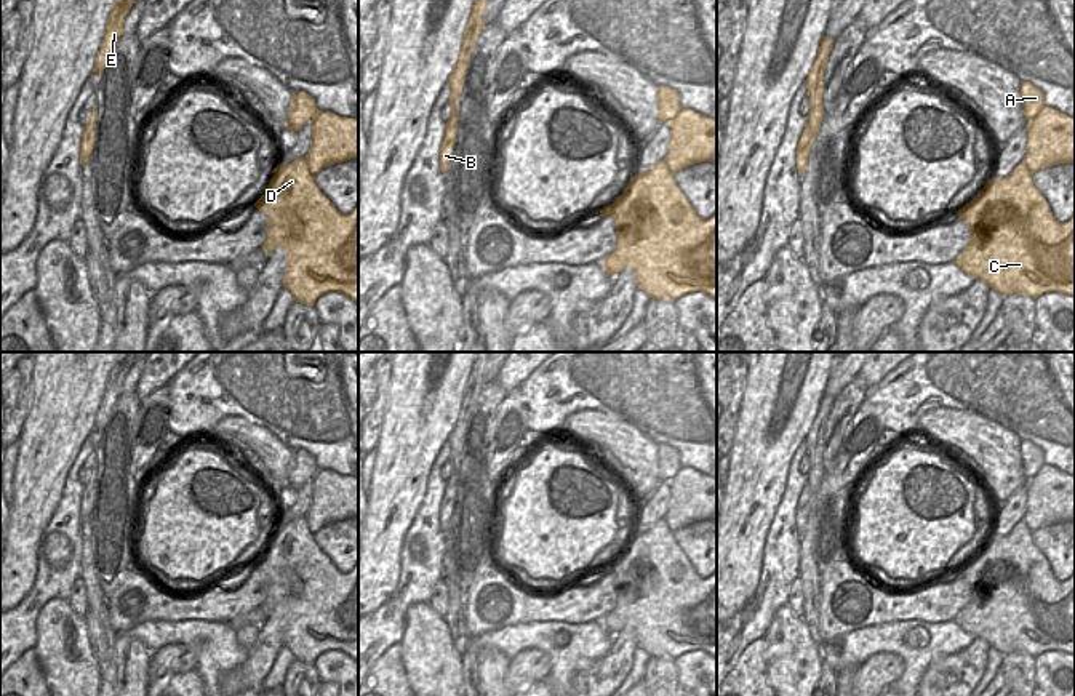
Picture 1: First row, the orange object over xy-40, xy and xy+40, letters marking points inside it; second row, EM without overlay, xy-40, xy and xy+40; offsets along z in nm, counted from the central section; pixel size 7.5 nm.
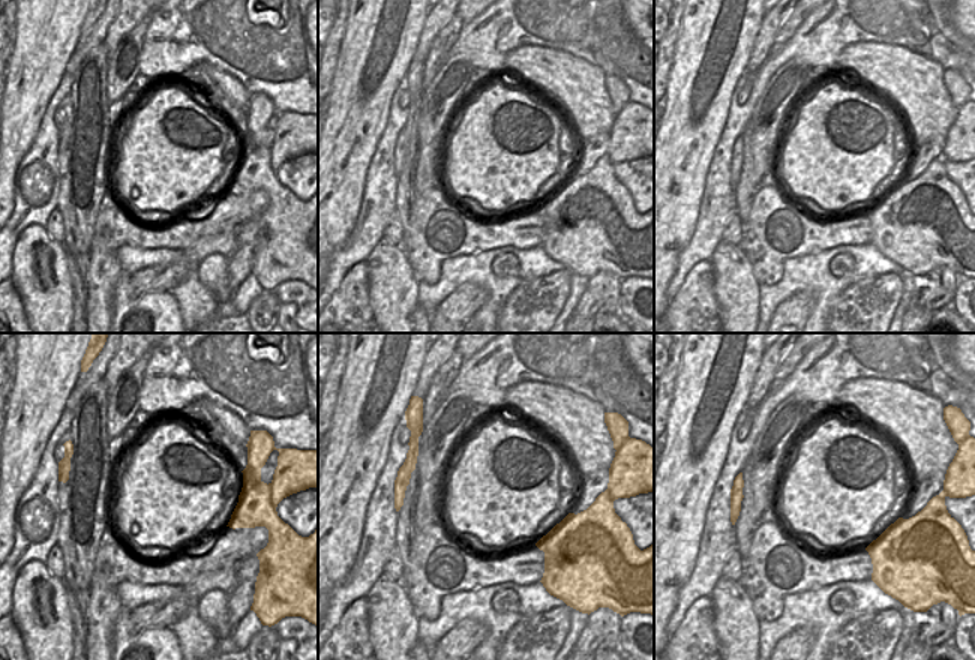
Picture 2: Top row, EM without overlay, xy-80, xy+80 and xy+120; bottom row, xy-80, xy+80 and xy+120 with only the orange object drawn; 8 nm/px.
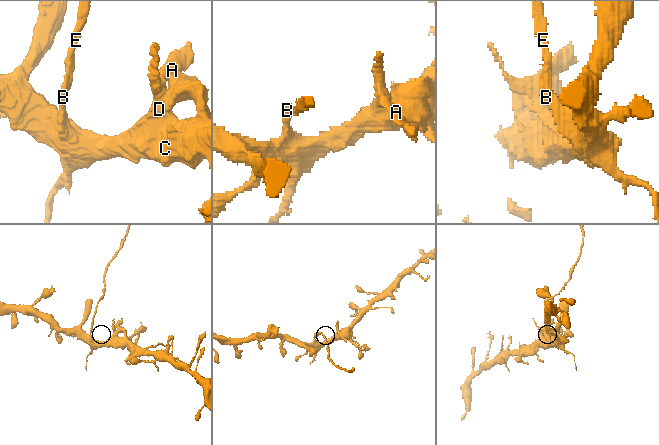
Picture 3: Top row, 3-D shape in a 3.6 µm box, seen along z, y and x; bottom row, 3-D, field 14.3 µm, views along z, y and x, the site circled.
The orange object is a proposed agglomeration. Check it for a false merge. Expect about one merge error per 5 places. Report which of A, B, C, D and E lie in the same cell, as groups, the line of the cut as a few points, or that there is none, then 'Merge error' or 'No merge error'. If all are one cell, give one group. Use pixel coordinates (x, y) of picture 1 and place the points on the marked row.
Groups: A B C D / E. Split along xy+40 (821, 104), (810, 108). Merge error.

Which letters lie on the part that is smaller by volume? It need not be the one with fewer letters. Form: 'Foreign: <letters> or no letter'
Foreign: E

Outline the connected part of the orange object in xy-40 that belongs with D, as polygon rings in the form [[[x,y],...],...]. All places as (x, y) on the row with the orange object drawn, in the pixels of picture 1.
[[[306,91],[293,93],[286,130],[298,131],[312,123],[312,144],[304,158],[278,163],[264,195],[254,203],[267,216],[267,254],[277,246],[286,248],[283,286],[296,302],[314,306],[328,291],[339,291],[358,302],[358,205],[350,214],[341,214],[315,184],[323,168],[358,158],[358,120],[320,112]]]

